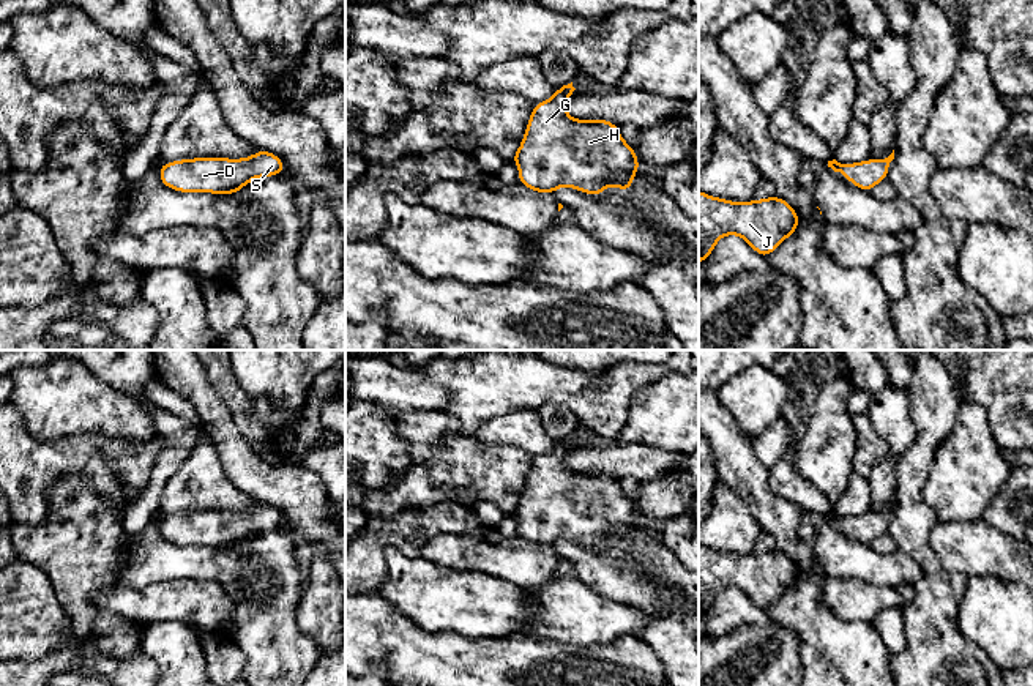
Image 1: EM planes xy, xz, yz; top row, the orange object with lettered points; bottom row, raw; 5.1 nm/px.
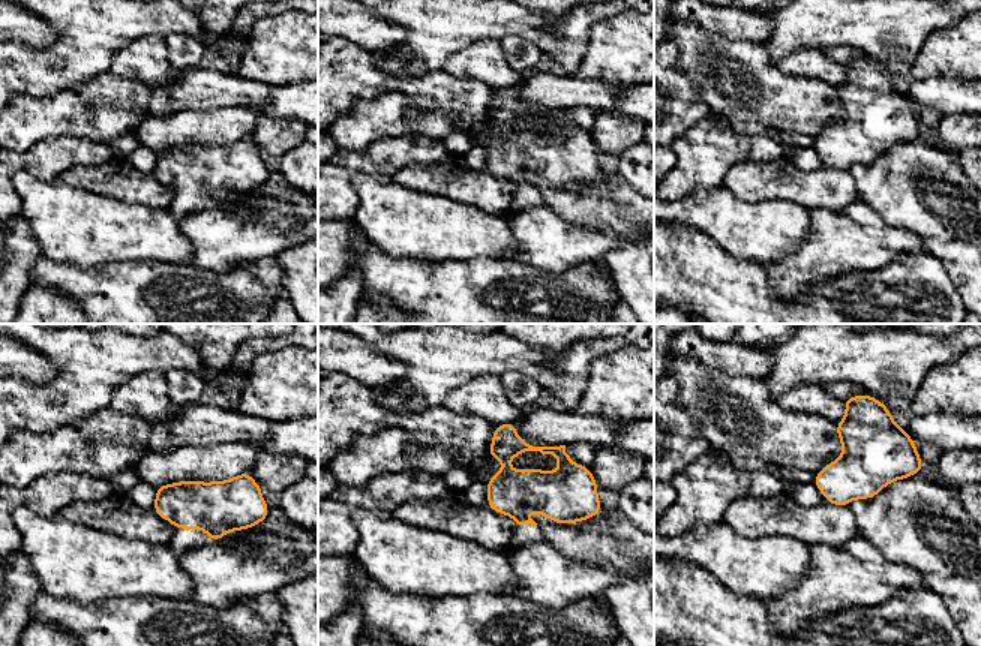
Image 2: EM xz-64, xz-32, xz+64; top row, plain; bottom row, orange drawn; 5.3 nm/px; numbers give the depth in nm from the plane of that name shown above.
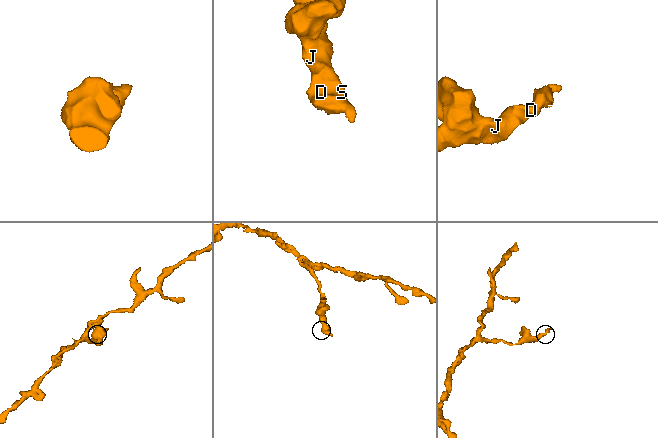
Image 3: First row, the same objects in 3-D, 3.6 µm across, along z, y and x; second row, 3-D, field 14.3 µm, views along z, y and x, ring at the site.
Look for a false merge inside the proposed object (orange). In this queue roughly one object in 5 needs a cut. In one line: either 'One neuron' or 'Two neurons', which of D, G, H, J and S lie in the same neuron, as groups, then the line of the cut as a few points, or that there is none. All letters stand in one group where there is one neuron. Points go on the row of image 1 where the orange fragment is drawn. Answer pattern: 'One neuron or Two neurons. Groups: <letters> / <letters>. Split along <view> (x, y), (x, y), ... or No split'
One neuron. Groups: D G H J S. No split

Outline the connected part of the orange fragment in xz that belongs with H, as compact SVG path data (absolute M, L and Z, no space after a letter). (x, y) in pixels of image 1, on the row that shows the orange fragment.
M572 82L557 87L550 99L533 106L522 144L511 156L519 167L519 183L535 192L554 196L558 186L579 189L595 197L601 196L609 185L629 192L640 167L634 148L623 140L618 126L609 120L569 118L566 101L574 90Z

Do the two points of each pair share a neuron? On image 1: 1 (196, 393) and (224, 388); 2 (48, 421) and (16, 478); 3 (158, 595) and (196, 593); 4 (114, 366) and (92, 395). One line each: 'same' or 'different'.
1: different
2: different
3: same
4: different

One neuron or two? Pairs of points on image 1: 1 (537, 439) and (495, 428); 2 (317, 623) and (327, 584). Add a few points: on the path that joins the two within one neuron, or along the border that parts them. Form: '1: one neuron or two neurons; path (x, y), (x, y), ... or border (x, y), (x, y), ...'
1: one neuron; path (527, 432), (522, 428), (505, 428)
2: one neuron; path (320, 614), (325, 593)

